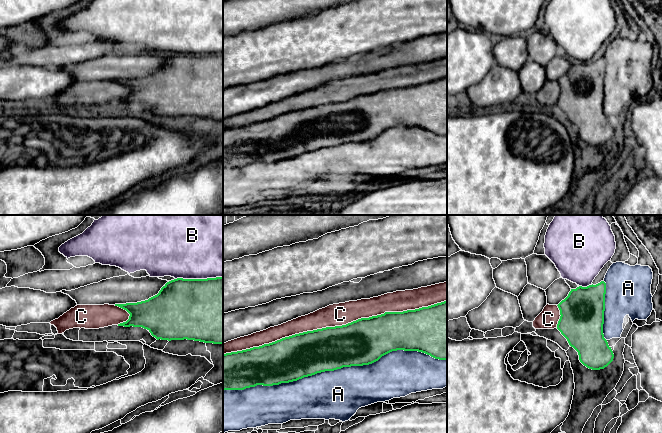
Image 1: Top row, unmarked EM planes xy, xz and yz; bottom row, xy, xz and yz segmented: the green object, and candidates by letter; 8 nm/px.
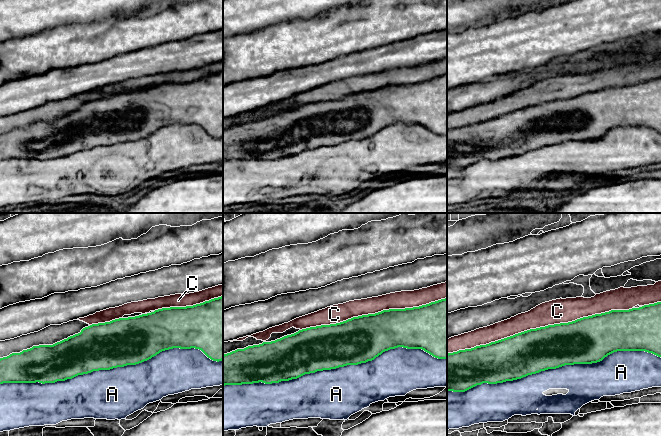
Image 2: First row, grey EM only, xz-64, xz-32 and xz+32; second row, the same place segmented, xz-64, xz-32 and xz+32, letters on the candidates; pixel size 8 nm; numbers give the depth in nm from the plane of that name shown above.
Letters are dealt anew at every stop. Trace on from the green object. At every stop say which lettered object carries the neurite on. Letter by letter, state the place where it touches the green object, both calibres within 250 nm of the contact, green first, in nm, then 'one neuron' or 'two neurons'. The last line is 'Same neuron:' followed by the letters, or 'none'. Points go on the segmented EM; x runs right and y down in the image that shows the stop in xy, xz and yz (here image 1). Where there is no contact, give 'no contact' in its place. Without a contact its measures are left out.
A: meets green in xz at (334, 369); 340 nm thick on the green side, 400 nm on the other; two neurons
B: meets green in xy at (198, 279); 500 nm thick on the green side, 500 nm on the other; two neurons
C: meets green in xz at (335, 326); 360 nm thick on the green side, 180 nm on the other; two neurons
Same neuron: none

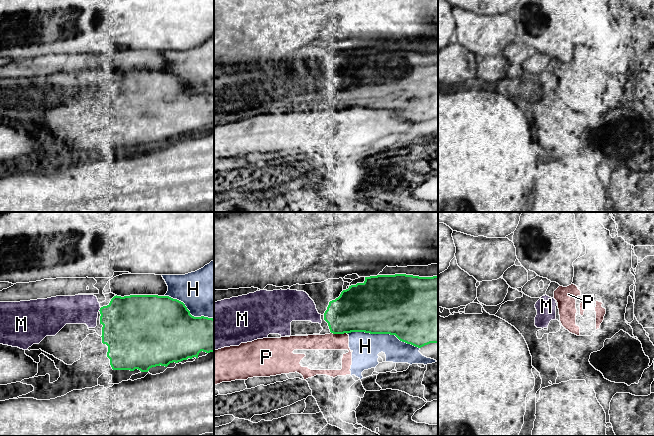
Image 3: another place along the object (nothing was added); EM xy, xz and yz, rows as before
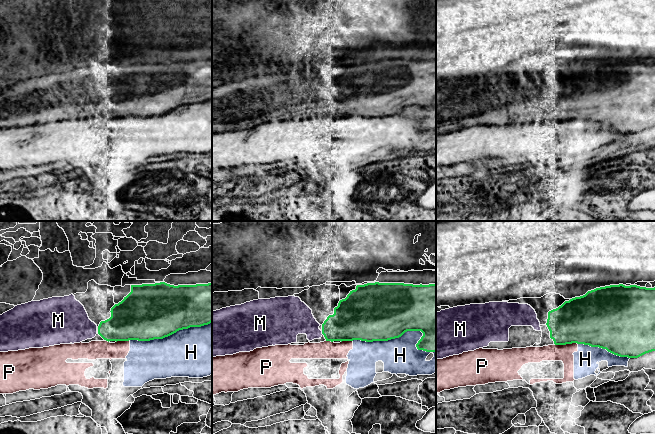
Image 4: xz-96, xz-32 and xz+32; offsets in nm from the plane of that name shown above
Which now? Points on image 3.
H: meets green in xz at (383, 333); 480 nm thick on the green side, 220 nm on the other; two neurons
M: meets green in xy at (100, 309); 420 nm thick on the green side, 240 nm on the other; one neuron
P: meets green in xz at (339, 333); 360 nm thick on the green side, 130 nm on the other; two neurons
Same neuron: M

